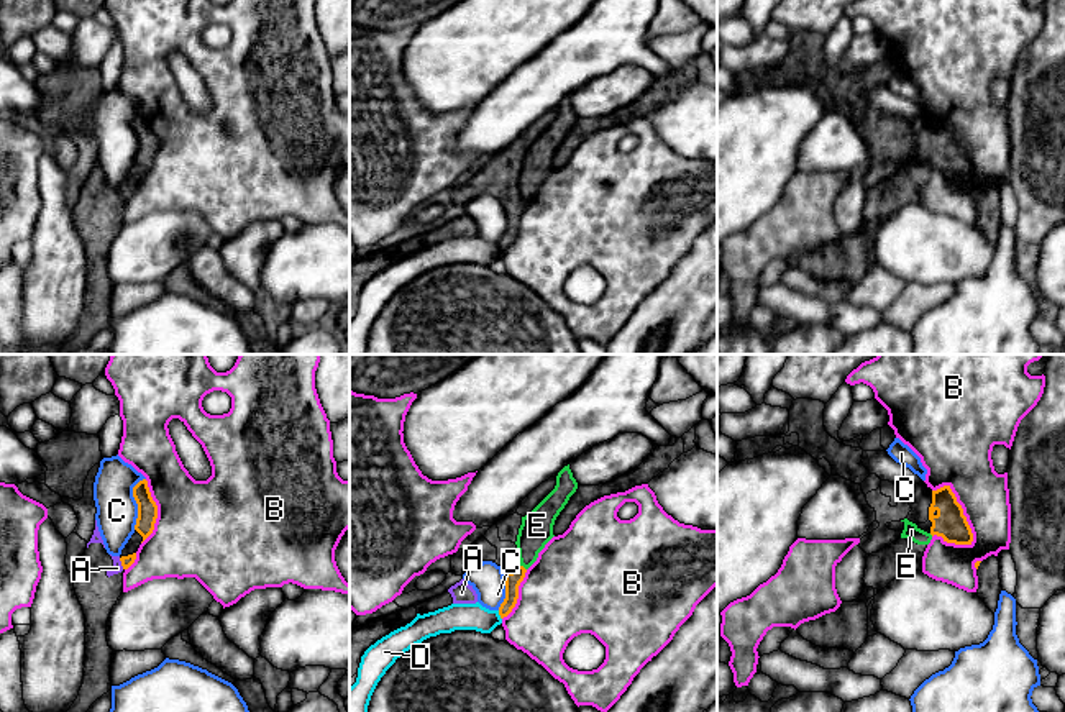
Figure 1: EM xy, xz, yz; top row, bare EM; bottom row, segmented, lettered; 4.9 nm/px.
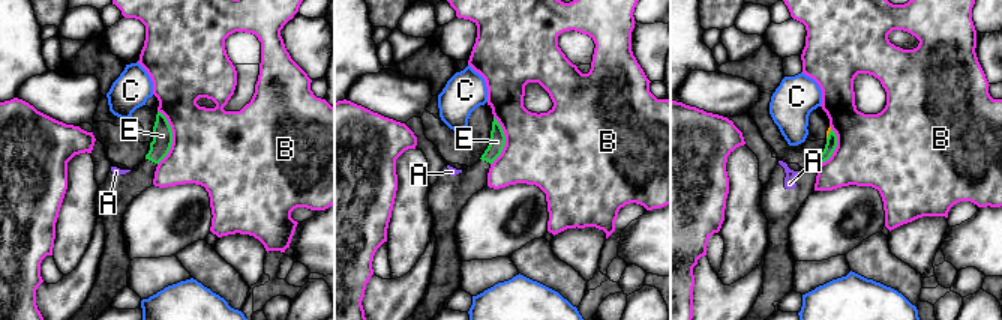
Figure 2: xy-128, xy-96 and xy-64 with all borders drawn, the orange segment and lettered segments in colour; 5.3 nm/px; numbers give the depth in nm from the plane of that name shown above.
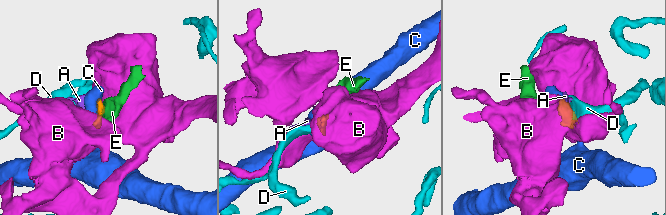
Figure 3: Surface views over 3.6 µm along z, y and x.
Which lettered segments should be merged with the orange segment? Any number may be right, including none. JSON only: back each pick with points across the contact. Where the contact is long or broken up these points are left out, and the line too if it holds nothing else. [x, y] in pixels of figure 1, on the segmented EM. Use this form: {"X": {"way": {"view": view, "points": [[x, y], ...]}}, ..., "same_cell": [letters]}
{"same_cell": []}

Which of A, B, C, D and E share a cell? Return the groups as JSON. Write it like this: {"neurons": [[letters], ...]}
{"neurons": [["A", "E"], ["B"], ["C"], ["D"]]}

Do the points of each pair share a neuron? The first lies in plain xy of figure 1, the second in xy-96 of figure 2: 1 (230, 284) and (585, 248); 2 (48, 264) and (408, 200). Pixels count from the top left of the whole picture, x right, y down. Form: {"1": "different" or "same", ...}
{"1": "different", "2": "same"}

